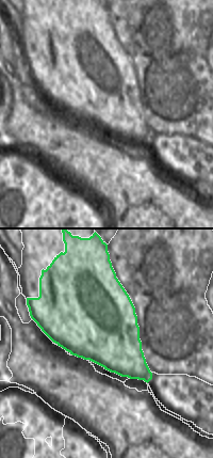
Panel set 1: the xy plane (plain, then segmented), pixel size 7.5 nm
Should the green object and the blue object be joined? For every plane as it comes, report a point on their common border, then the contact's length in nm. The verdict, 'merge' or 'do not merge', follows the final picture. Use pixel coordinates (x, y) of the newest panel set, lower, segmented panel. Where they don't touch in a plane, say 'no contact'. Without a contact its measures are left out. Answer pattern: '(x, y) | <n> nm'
no contact

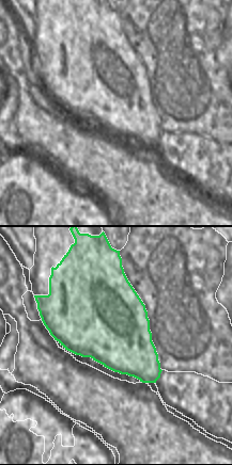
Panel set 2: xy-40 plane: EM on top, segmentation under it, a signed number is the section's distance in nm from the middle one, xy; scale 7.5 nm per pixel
no contact

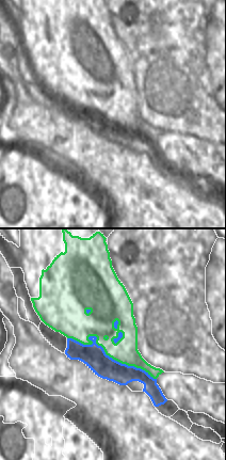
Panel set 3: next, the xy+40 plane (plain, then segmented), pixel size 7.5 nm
(105, 351) | 750 nm

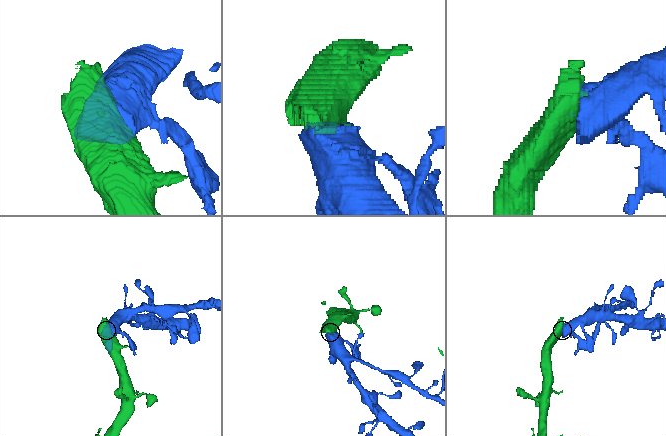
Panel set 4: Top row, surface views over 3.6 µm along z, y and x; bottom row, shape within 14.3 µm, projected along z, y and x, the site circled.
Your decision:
do not merge

